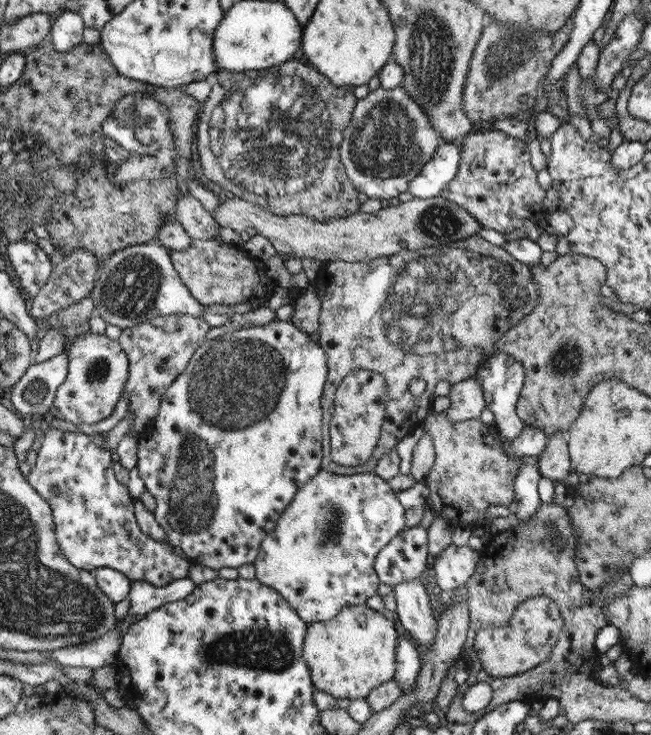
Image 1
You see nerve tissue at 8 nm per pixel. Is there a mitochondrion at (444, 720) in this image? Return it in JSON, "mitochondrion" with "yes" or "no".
{"mitochondrion":"no"}

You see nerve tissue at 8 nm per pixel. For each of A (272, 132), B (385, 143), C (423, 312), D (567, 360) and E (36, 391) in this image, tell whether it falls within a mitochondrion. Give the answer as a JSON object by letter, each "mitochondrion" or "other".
{"A":"mitochondrion","B":"mitochondrion","C":"mitochondrion","D":"mitochondrion","E":"mitochondrion"}

